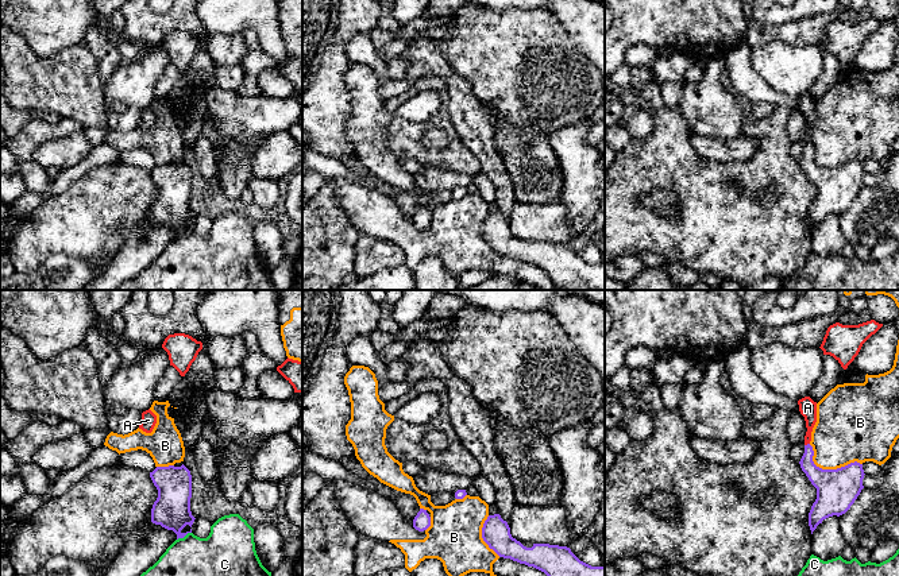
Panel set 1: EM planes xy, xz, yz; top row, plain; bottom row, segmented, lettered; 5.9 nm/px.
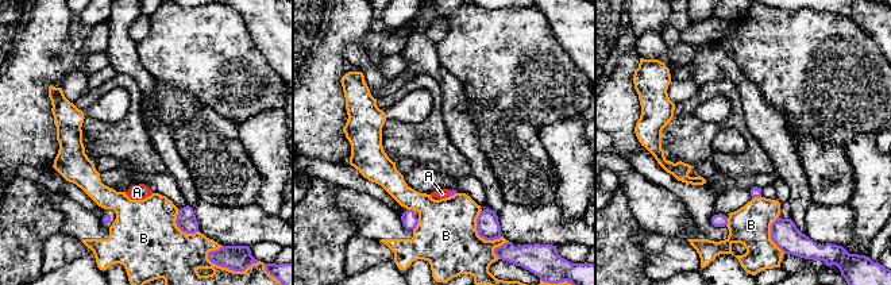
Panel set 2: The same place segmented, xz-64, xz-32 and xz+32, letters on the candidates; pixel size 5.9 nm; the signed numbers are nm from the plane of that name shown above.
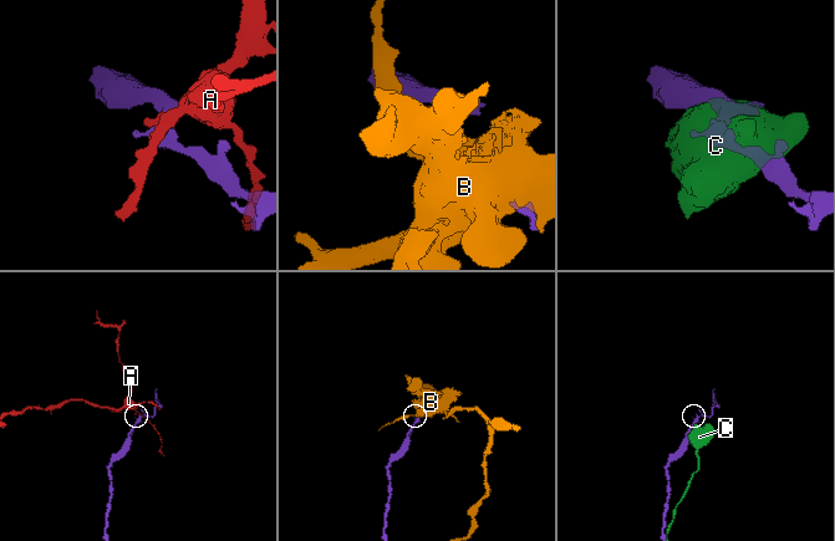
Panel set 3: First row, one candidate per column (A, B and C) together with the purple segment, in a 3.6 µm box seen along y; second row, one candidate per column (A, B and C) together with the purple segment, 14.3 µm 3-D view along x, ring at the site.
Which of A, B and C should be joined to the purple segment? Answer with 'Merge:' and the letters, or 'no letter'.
Merge: no letter

